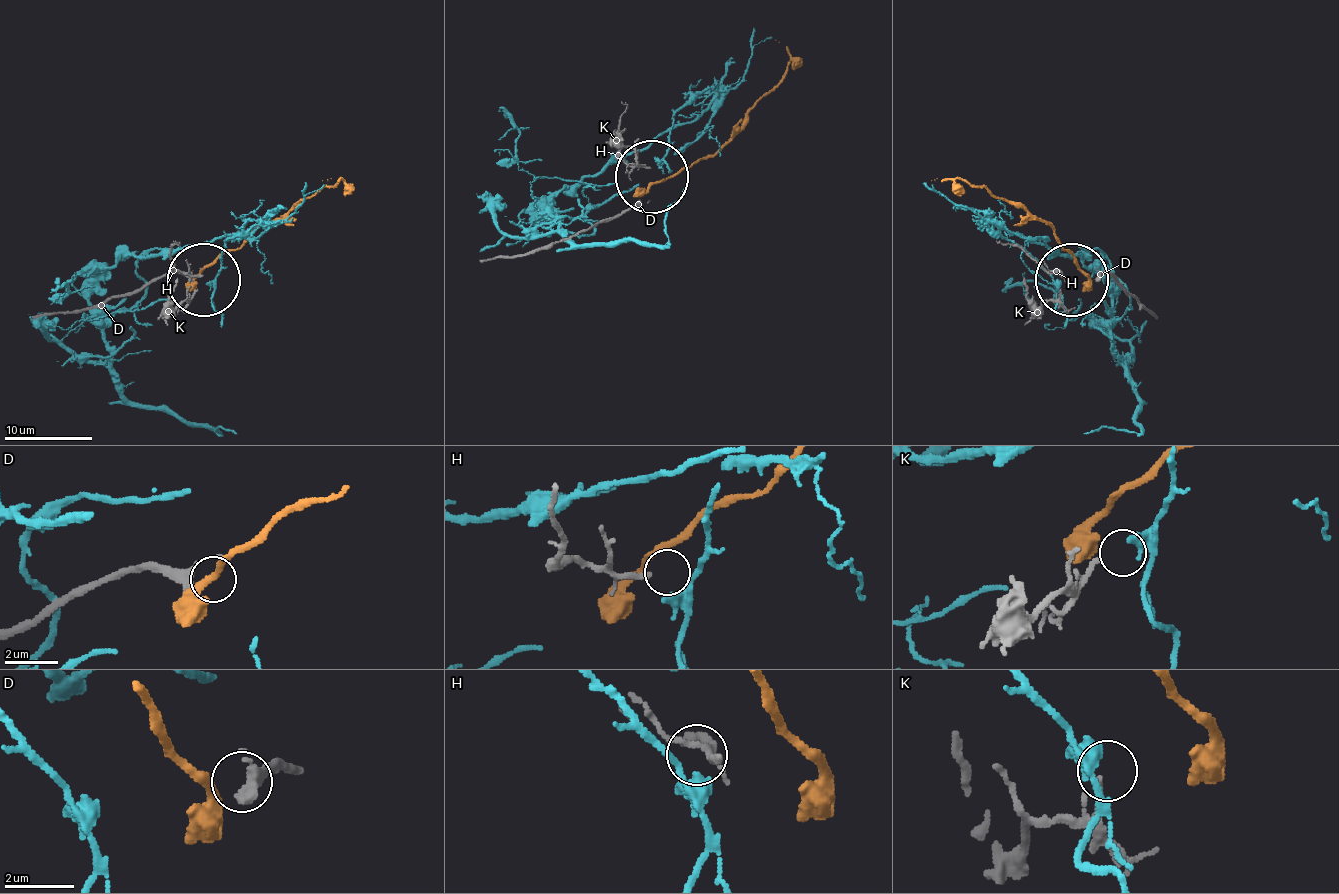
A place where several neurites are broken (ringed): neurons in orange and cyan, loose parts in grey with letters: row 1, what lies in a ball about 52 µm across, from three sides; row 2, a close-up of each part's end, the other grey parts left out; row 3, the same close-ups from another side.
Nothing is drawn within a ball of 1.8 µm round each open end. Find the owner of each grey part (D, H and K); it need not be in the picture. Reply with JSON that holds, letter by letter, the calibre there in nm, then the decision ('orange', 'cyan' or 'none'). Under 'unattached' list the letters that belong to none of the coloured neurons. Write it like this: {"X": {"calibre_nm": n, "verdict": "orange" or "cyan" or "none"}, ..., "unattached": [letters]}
{"D": {"calibre_nm": 300, "verdict": "none"}, "H": {"calibre_nm": 200, "verdict": "none"}, "K": {"calibre_nm": 180, "verdict": "none"}, "unattached": ["D", "H", "K"]}

